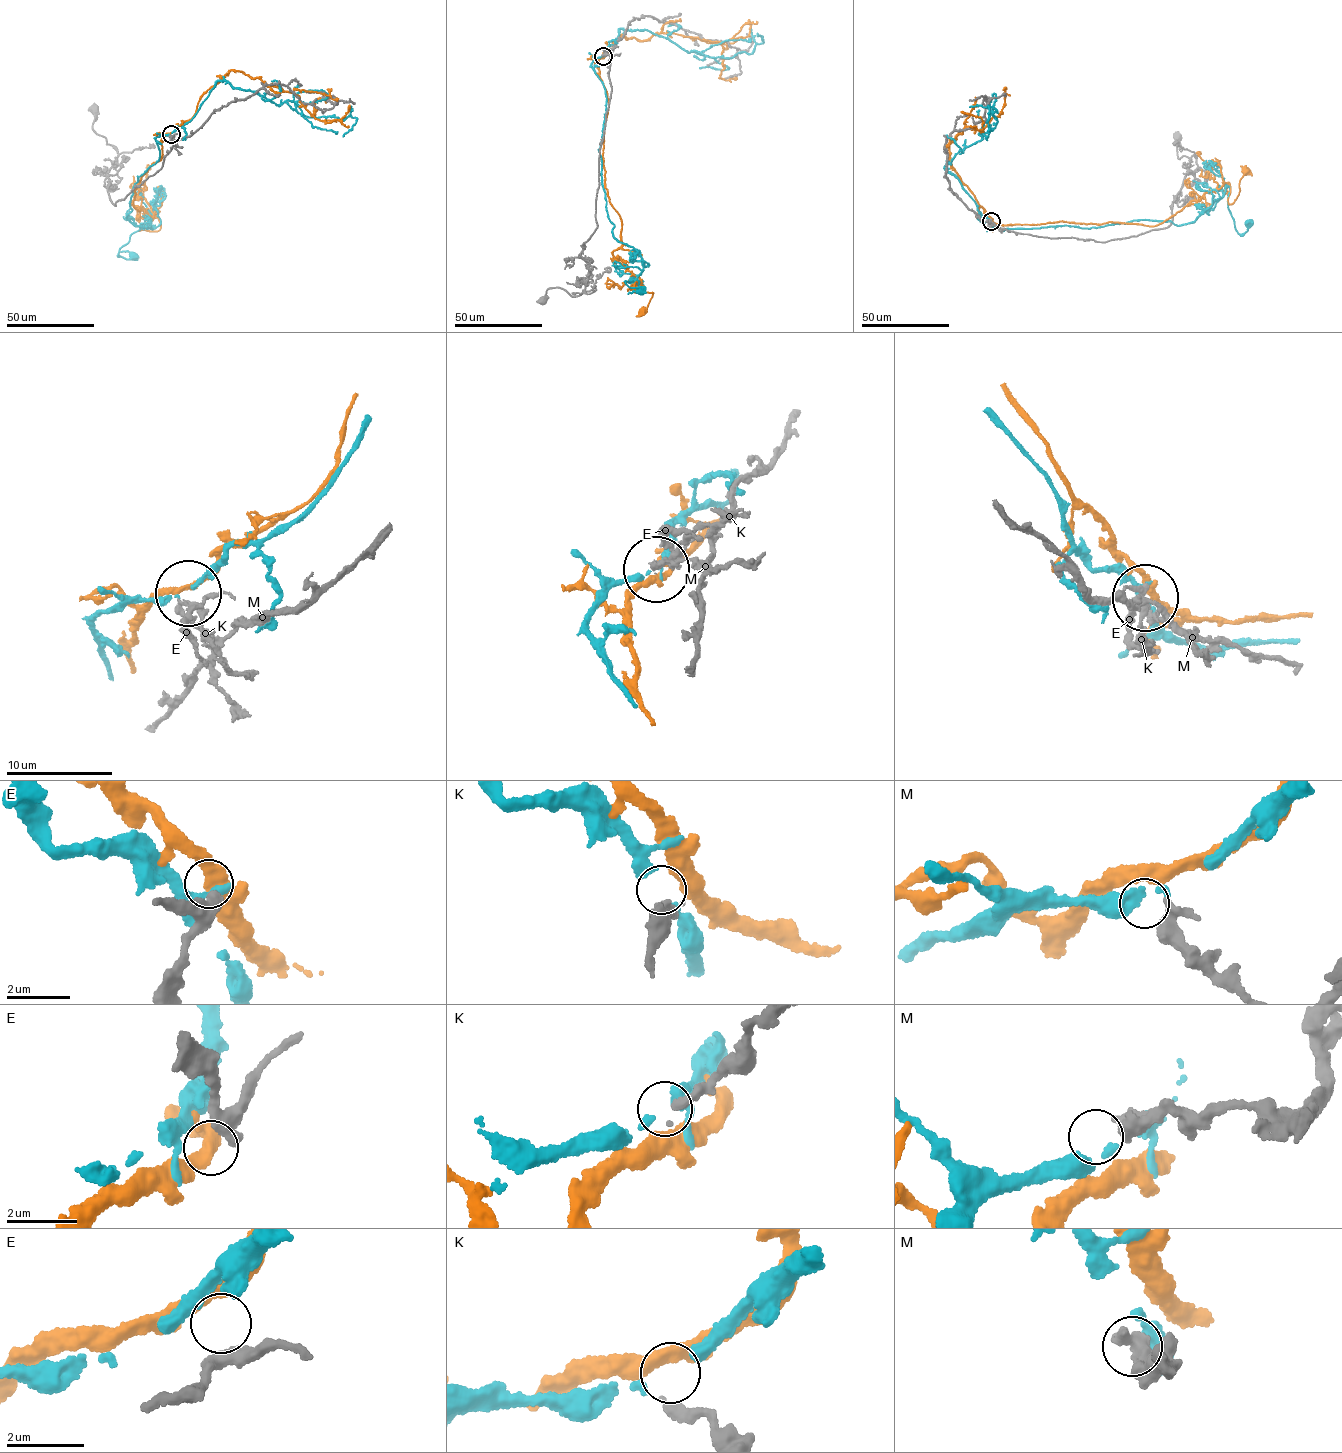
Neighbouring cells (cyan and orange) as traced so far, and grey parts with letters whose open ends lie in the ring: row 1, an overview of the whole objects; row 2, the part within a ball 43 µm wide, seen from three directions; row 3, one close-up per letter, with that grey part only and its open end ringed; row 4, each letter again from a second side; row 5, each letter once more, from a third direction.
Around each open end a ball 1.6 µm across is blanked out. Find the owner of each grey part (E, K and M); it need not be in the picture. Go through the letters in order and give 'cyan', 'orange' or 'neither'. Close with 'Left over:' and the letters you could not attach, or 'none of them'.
E: neither
K: neither
M: neither
Left over: E, K, M

